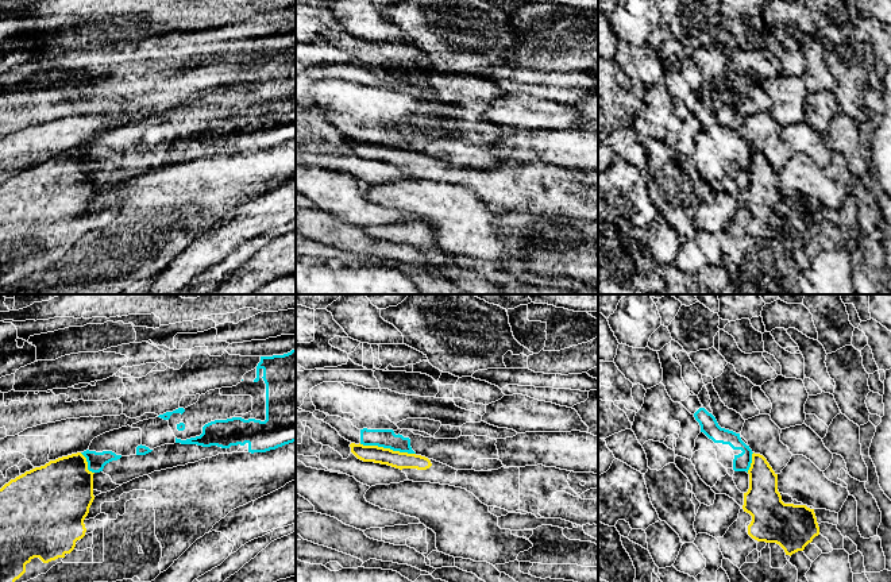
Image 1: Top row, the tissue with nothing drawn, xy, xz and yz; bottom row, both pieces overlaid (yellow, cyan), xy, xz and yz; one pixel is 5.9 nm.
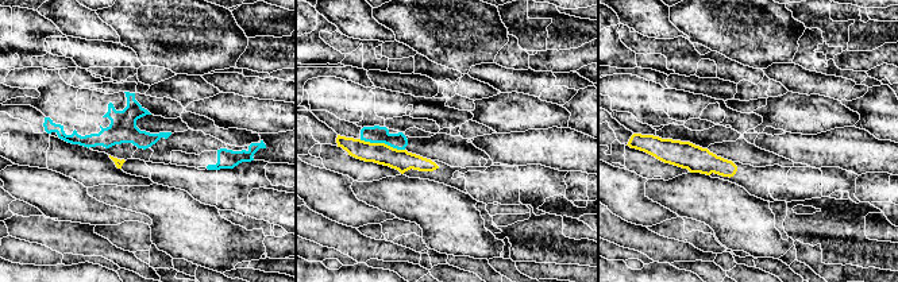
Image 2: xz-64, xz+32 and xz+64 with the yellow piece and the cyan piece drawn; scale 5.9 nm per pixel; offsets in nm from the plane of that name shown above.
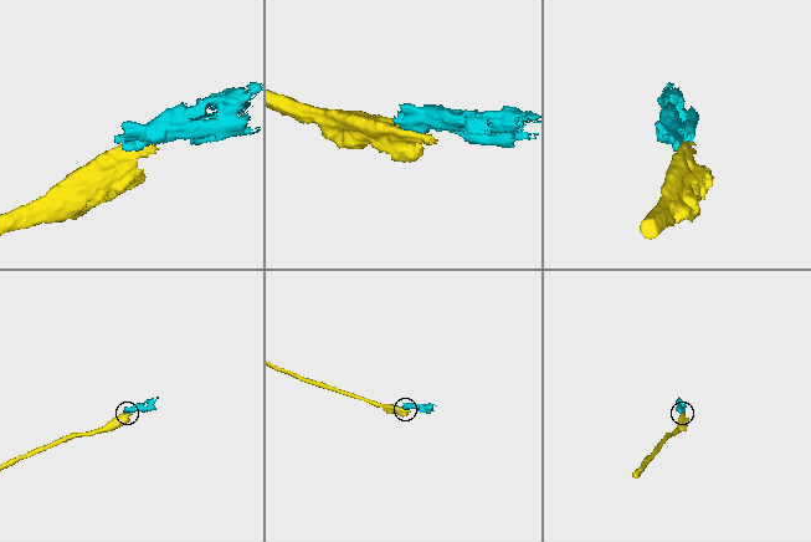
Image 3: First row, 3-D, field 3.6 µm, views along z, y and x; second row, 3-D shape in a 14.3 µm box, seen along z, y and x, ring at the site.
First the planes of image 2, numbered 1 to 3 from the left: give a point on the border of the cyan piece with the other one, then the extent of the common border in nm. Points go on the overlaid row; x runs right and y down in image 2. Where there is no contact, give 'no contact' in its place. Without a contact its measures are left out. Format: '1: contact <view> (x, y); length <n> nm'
1: no contact
2: contact xz+32 (382, 143); length 280 nm
3: no contact

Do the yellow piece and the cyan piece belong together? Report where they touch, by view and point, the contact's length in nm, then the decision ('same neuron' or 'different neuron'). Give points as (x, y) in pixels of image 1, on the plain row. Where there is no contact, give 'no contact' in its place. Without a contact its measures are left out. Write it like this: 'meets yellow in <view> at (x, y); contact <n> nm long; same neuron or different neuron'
meets yellow in xz at (388, 146); contact 340 nm long; different neuron

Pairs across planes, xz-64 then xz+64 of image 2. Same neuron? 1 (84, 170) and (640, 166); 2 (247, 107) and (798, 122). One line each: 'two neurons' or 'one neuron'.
1: one neuron
2: one neuron

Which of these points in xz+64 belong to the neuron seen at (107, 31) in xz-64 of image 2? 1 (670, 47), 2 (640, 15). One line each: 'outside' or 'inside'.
1: outside
2: inside

